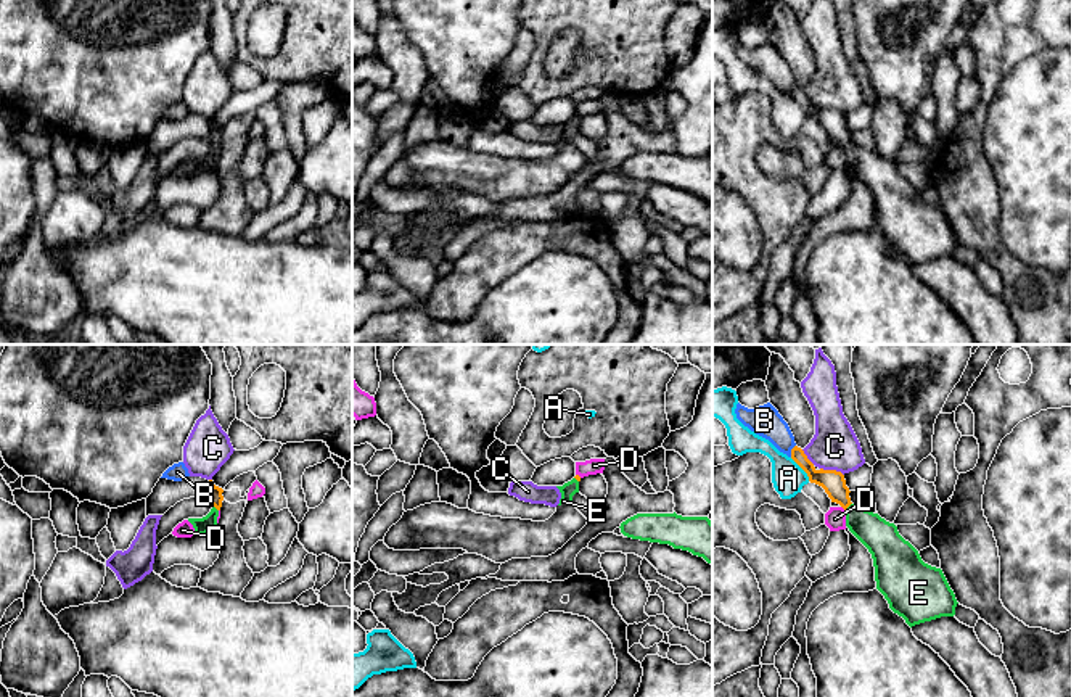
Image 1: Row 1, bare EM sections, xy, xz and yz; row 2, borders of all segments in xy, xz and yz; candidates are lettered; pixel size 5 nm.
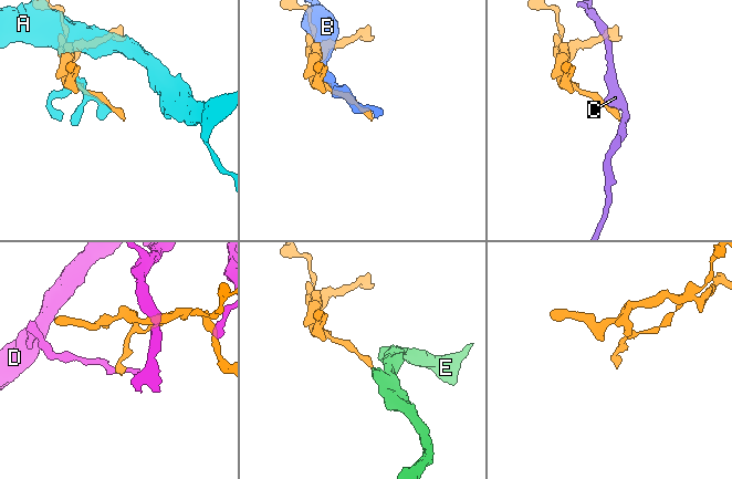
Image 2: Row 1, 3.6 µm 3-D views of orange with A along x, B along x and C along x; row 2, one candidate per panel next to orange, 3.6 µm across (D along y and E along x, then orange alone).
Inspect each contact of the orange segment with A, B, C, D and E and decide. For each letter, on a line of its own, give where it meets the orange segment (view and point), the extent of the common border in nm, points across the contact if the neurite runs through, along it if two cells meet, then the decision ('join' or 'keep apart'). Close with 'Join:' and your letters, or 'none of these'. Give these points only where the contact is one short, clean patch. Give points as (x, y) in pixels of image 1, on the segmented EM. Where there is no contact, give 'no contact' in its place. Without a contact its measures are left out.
A: yz (801, 467) | 160 nm | keep apart
B: yz (791, 451) | 70 nm | keep apart
C: yz (832, 470) | 130 nm | along yz (820, 467), (838, 470), (843, 475) | keep apart
D: yz (843, 507) | 40 nm | keep apart
E: yz (848, 506) | 50 nm | across yz (833, 482), (848, 506), (882, 538) | join
Join: E

